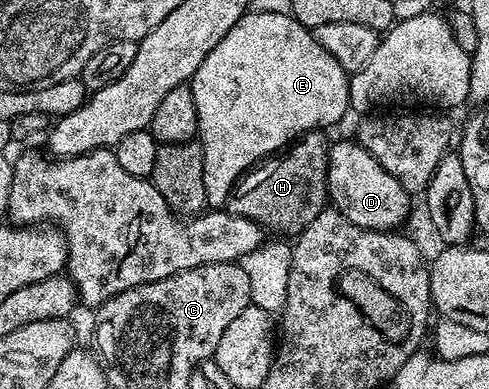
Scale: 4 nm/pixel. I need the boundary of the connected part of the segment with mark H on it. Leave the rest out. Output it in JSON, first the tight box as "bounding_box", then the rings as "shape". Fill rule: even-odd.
{"bounding_box":[226,129,330,235],"shape":[[[320,129],[306,131],[300,138],[292,140],[279,153],[253,167],[241,178],[232,194],[229,195],[226,204],[227,210],[254,221],[259,227],[263,227],[269,232],[281,231],[284,235],[296,235],[299,231],[306,230],[311,223],[313,226],[330,203],[328,198],[328,148],[330,139],[324,135],[327,134]]]}

